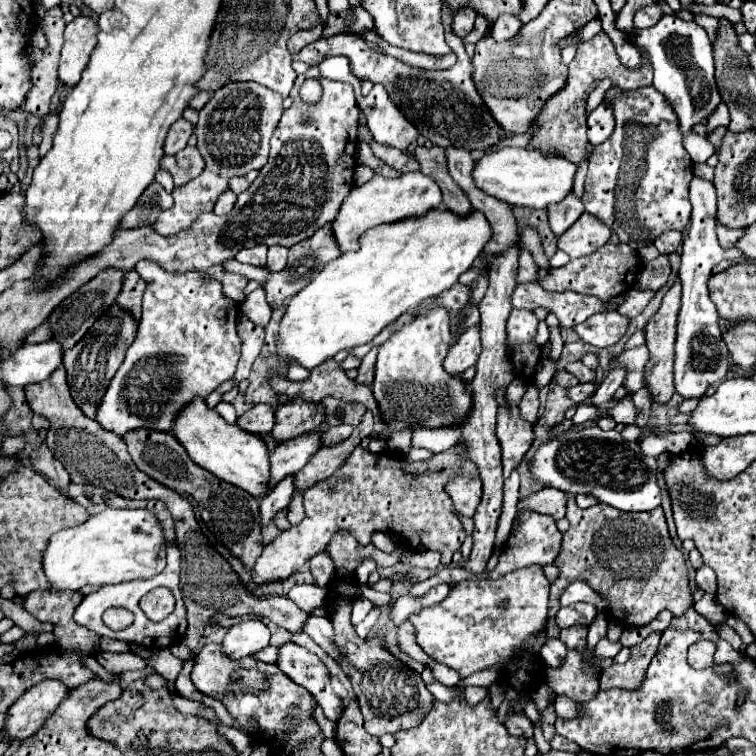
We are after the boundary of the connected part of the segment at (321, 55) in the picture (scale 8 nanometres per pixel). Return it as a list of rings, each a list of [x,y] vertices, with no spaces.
[[[446,10],[442,12],[444,22],[445,41],[458,54],[458,62],[448,70],[422,70],[408,64],[402,64],[400,60],[392,56],[378,54],[374,48],[370,48],[360,36],[354,34],[338,34],[332,38],[320,38],[312,42],[310,46],[302,48],[294,60],[302,60],[308,66],[320,64],[328,56],[346,56],[350,60],[350,72],[358,80],[370,80],[374,84],[384,84],[388,96],[398,104],[398,110],[404,112],[404,116],[418,126],[420,134],[426,136],[436,146],[460,146],[470,152],[486,152],[494,144],[498,144],[502,138],[510,138],[512,132],[506,132],[504,128],[498,128],[498,122],[490,116],[486,104],[482,104],[482,96],[478,94],[474,80],[472,80],[472,60],[466,54],[462,38],[454,36],[451,30],[452,14]]]

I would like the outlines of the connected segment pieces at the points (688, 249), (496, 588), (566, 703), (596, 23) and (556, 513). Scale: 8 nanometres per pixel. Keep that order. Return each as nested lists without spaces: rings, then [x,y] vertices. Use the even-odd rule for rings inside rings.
[[[694,178],[690,184],[692,222],[682,242],[682,262],[678,278],[682,282],[682,306],[678,312],[678,336],[674,344],[674,388],[682,398],[704,398],[706,390],[722,382],[728,368],[728,348],[718,328],[718,312],[708,296],[708,278],[712,266],[722,262],[722,246],[716,238],[716,188],[712,182]],[[706,288],[706,290],[702,290]]]
[[[532,564],[498,580],[458,582],[440,604],[422,608],[418,614],[410,614],[408,620],[414,624],[416,644],[462,678],[498,664],[504,666],[502,673],[511,687],[531,687],[540,684],[531,682],[542,681],[541,660],[524,648],[524,640],[538,636],[548,627],[548,590],[550,582],[542,566]],[[502,600],[508,600],[504,610],[498,608]]]
[[[554,700],[554,712],[556,712],[556,718],[574,720],[574,716],[578,716],[578,702],[576,700]]]
[[[596,18],[596,20],[592,20],[592,22],[588,22],[582,30],[580,30],[580,34],[578,34],[578,38],[580,38],[580,42],[588,42],[590,38],[594,38],[598,32],[600,32],[602,28],[600,28],[600,20]]]
[[[544,488],[544,490],[532,494],[530,498],[520,500],[518,510],[534,510],[540,514],[548,514],[554,520],[560,520],[566,514],[566,494],[558,492],[554,488]]]

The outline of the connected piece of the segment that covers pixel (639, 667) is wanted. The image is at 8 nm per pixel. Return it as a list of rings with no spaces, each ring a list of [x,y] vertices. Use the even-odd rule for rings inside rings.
[[[650,634],[644,644],[636,644],[630,648],[630,658],[624,664],[614,664],[610,668],[604,668],[599,675],[599,687],[601,690],[610,688],[622,688],[622,690],[636,690],[642,686],[642,680],[646,676],[646,670],[654,652],[658,650],[660,634]]]

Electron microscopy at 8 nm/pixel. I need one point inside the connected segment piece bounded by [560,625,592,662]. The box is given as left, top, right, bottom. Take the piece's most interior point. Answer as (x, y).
(574, 637)

